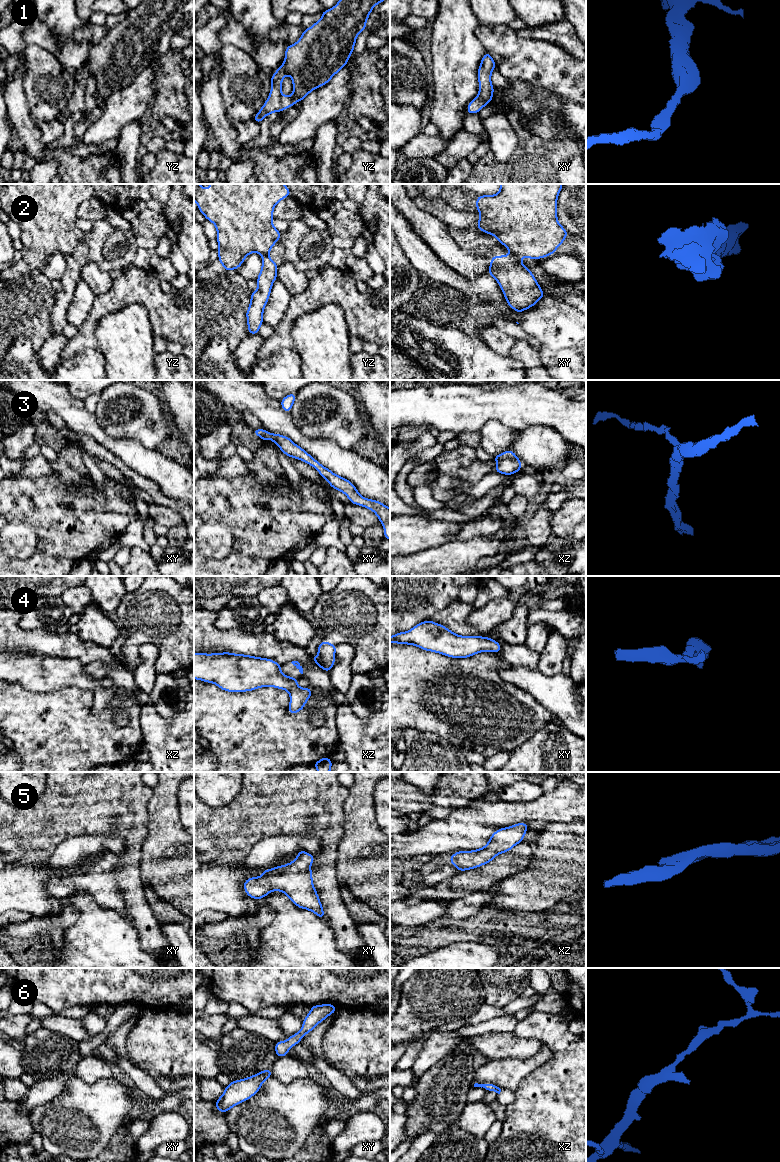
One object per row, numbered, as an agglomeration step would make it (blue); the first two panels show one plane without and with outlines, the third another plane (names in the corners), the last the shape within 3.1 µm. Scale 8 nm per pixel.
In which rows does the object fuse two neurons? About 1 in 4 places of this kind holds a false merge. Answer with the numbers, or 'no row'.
2, 4

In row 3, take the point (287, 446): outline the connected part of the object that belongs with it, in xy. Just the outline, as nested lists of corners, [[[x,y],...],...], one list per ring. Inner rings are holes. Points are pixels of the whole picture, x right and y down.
[[[253,429],[253,434],[258,435],[264,442],[266,442],[267,439],[271,439],[281,449],[281,451],[290,458],[297,458],[310,466],[313,466],[333,489],[337,489],[344,493],[349,498],[350,503],[372,510],[384,527],[384,539],[390,540],[389,507],[377,500],[362,497],[353,483],[336,475],[328,468],[321,465],[304,449],[296,445],[289,437],[274,433],[270,434],[265,429]]]

